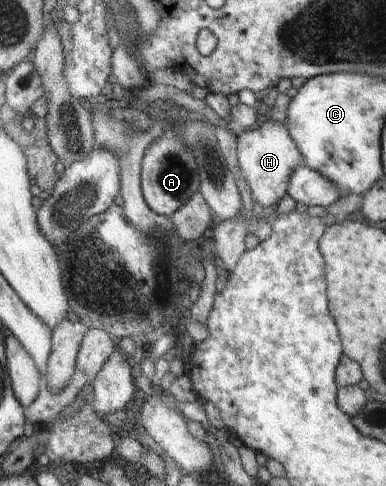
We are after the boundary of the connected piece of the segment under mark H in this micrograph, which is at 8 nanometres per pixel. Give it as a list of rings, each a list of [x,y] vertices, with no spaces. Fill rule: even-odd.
[[[268,120],[260,127],[245,130],[237,137],[238,166],[242,178],[250,186],[253,202],[263,206],[257,212],[270,214],[284,198],[290,187],[290,178],[298,166],[305,164],[305,158],[294,142],[286,125]]]

